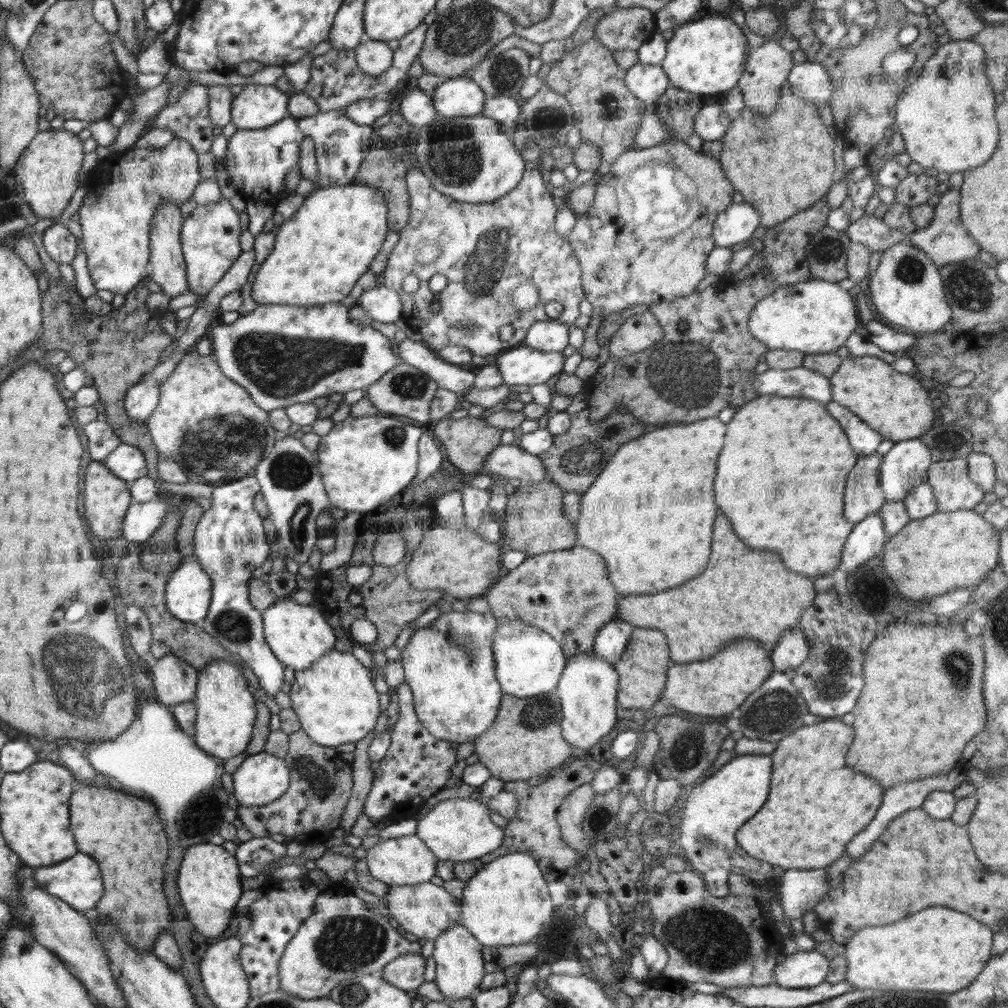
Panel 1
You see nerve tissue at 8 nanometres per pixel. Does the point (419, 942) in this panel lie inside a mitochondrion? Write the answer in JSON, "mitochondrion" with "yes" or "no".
{"mitochondrion":"no"}

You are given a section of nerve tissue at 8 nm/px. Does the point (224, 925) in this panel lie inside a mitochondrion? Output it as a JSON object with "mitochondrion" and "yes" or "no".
{"mitochondrion":"no"}

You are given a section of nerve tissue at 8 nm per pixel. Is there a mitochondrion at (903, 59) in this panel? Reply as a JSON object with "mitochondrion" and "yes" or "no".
{"mitochondrion":"no"}

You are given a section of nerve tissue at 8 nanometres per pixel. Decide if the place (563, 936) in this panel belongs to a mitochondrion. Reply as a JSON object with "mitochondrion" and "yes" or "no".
{"mitochondrion":"yes"}

